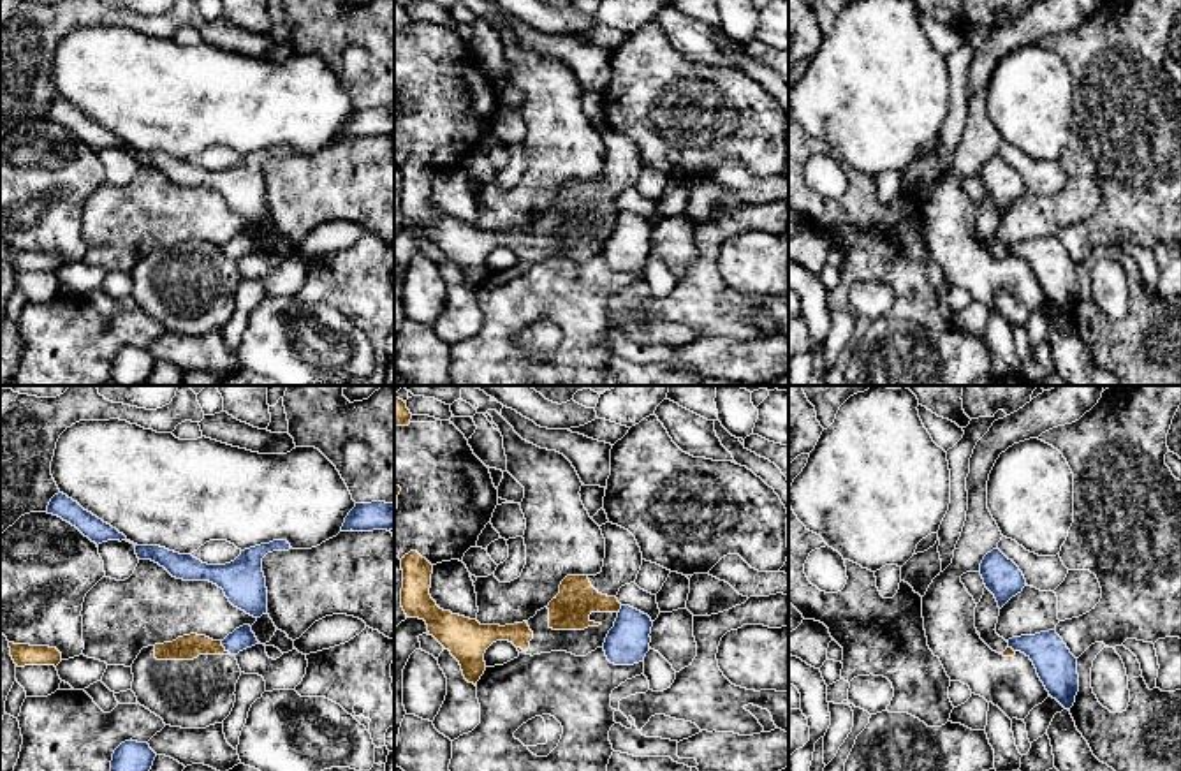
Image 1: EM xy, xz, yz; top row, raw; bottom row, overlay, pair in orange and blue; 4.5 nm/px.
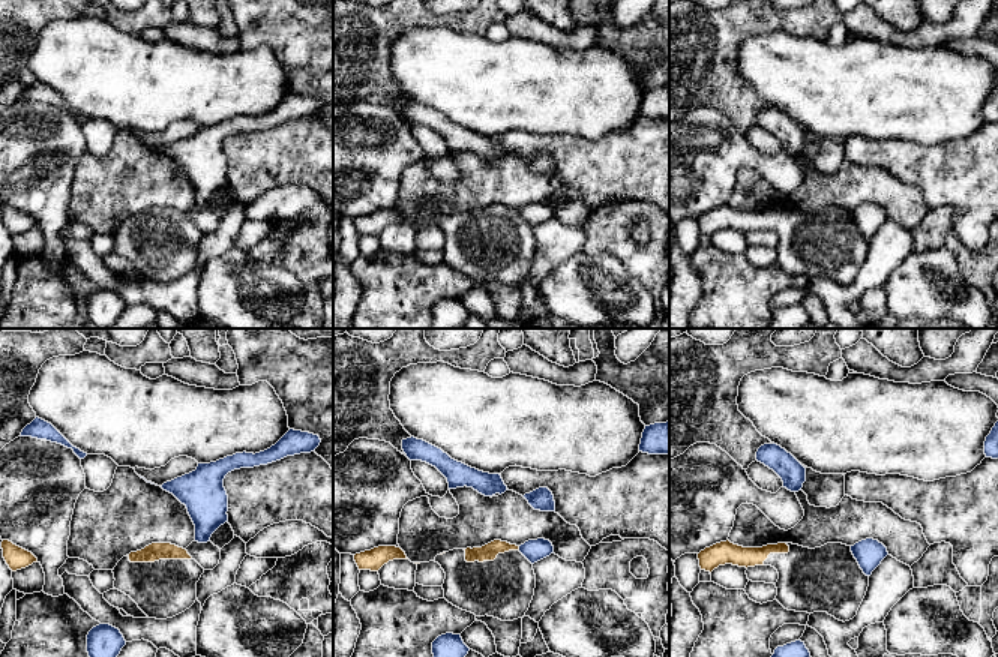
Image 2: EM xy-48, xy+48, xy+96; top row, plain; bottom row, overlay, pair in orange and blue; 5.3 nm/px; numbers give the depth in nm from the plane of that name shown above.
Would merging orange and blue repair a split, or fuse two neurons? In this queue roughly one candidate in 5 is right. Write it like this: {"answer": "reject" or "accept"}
{"answer": "reject"}

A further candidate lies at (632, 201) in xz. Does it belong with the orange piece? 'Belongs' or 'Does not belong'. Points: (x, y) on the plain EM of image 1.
Does not belong

